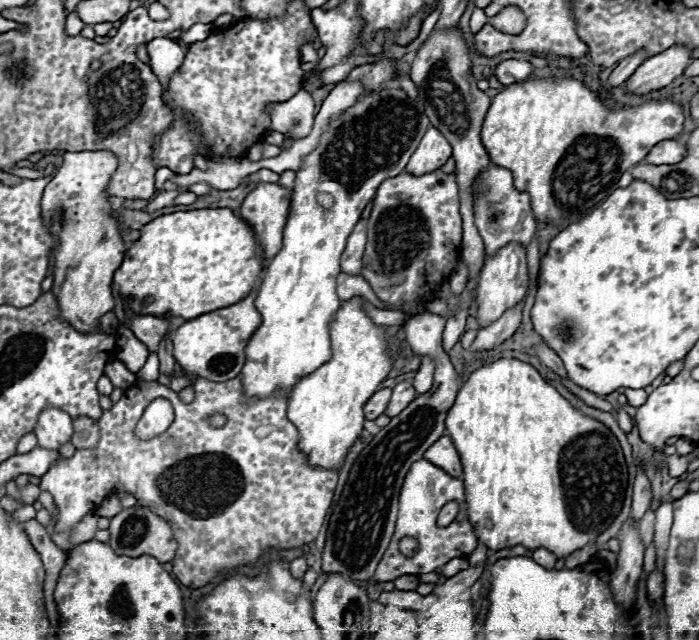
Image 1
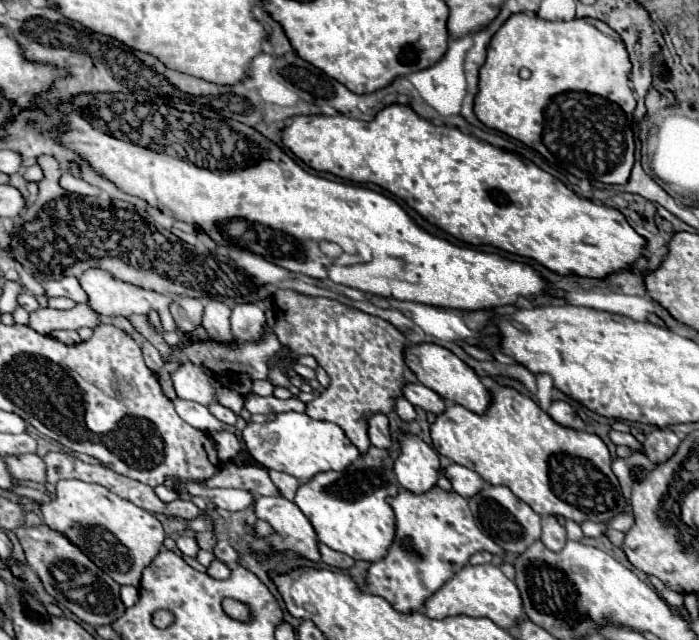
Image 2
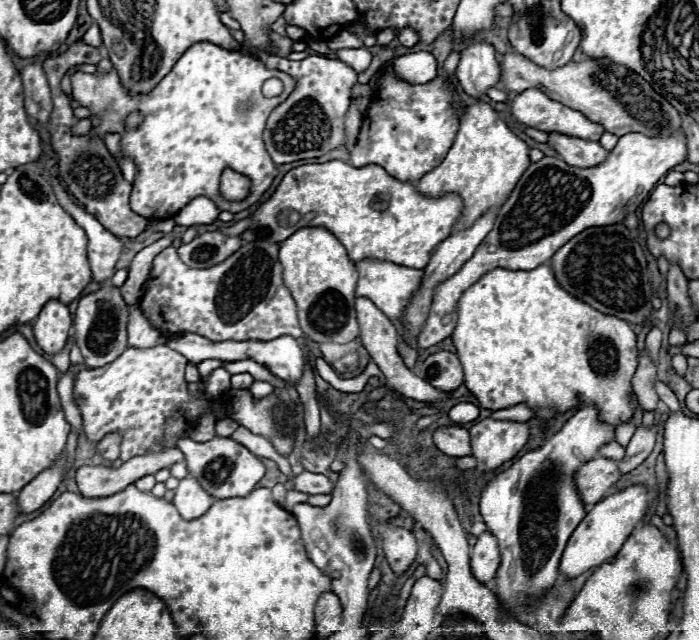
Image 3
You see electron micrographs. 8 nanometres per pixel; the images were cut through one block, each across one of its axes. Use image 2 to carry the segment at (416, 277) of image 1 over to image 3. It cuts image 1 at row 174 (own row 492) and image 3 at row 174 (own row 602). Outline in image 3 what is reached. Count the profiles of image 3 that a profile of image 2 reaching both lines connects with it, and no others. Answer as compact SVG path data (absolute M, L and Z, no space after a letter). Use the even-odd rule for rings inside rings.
M384 72L362 120L358 142L350 150L350 162L354 166L380 164L390 176L402 182L422 178L422 174L434 170L434 166L442 162L454 142L454 134L458 132L458 116L454 108L456 96L456 86L440 76L424 84L410 84L392 72ZM420 140L430 140L430 146L424 152L418 150Z

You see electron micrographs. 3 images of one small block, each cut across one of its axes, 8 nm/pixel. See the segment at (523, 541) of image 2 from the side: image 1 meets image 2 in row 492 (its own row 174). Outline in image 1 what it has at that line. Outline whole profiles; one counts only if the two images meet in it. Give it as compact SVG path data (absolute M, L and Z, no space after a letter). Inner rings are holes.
M490 162L486 170L482 170L472 182L472 200L474 200L474 218L476 218L474 224L480 230L480 236L484 238L488 254L494 254L498 248L506 246L508 242L520 242L522 246L528 246L528 242L536 232L536 218L532 212L530 194L514 188L514 176L508 168Z

